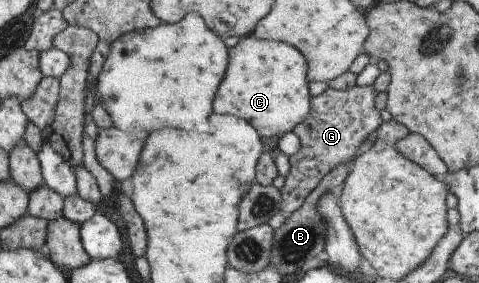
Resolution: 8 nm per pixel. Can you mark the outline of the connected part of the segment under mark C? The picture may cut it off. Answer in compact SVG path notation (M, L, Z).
M245 36L229 48L227 70L213 98L213 112L233 114L253 126L265 141L273 140L307 118L311 110L308 82L307 60L293 46Z

